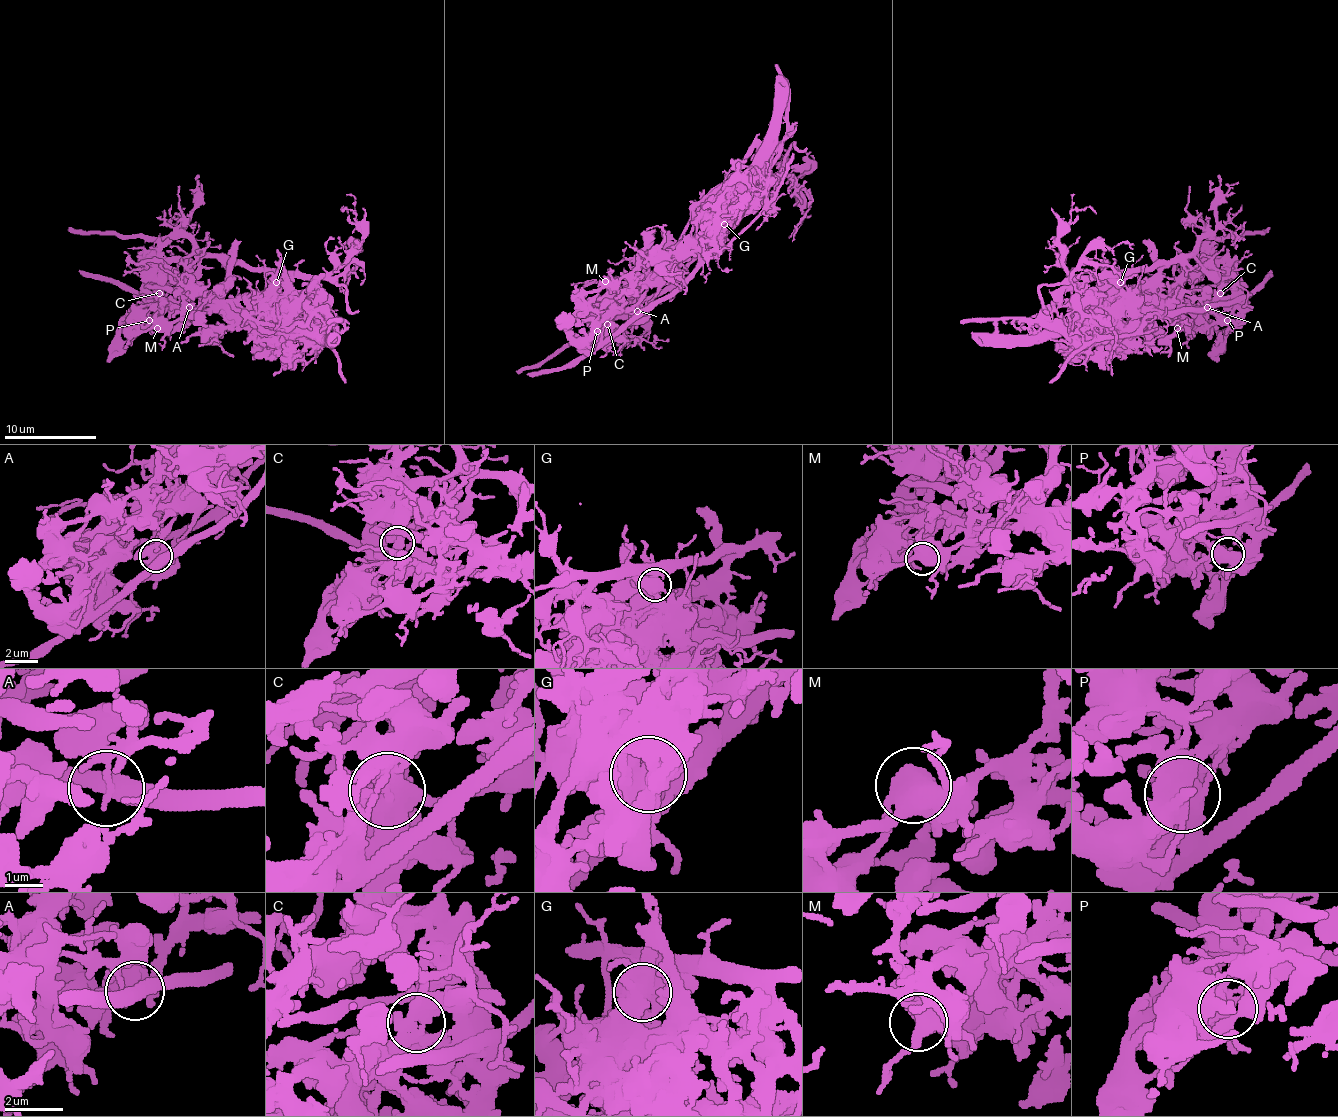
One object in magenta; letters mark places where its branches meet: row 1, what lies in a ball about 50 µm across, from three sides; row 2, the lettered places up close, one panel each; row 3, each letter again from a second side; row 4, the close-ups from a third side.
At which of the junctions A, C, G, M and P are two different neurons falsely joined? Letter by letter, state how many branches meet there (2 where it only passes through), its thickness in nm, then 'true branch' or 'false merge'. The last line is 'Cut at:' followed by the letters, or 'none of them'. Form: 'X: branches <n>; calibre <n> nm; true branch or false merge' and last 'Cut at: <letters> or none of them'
A: branches 3; calibre 360 nm; true branch
C: branches 4; calibre 400 nm; false merge
G: branches 2; calibre 800 nm; false merge
M: branches 3; calibre 480 nm; true branch
P: branches 3; calibre 460 nm; false merge
Cut at: C, G, P

